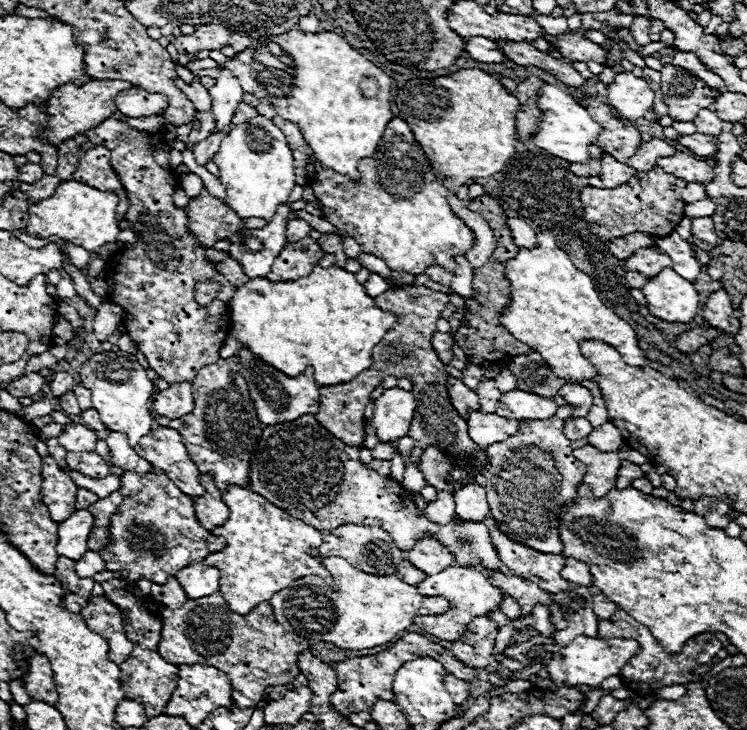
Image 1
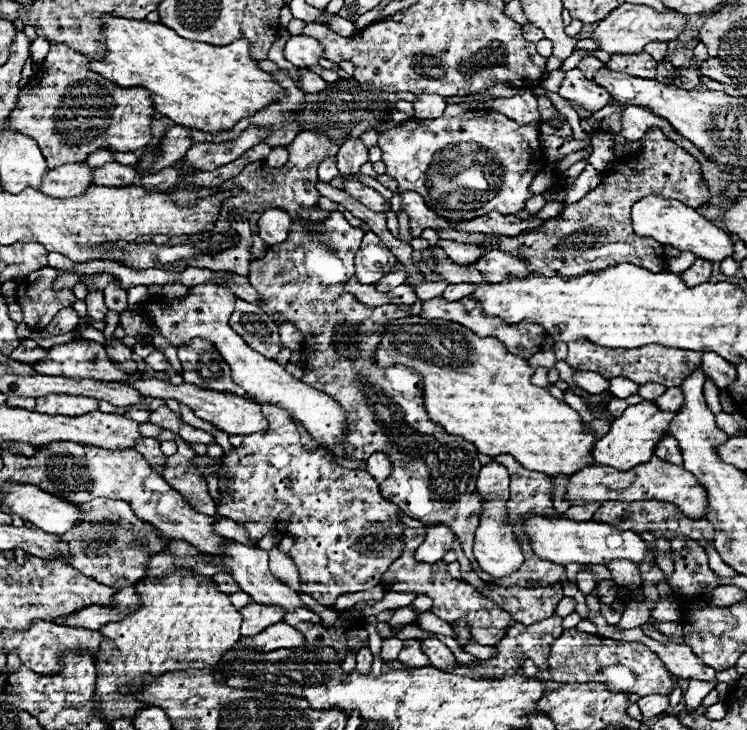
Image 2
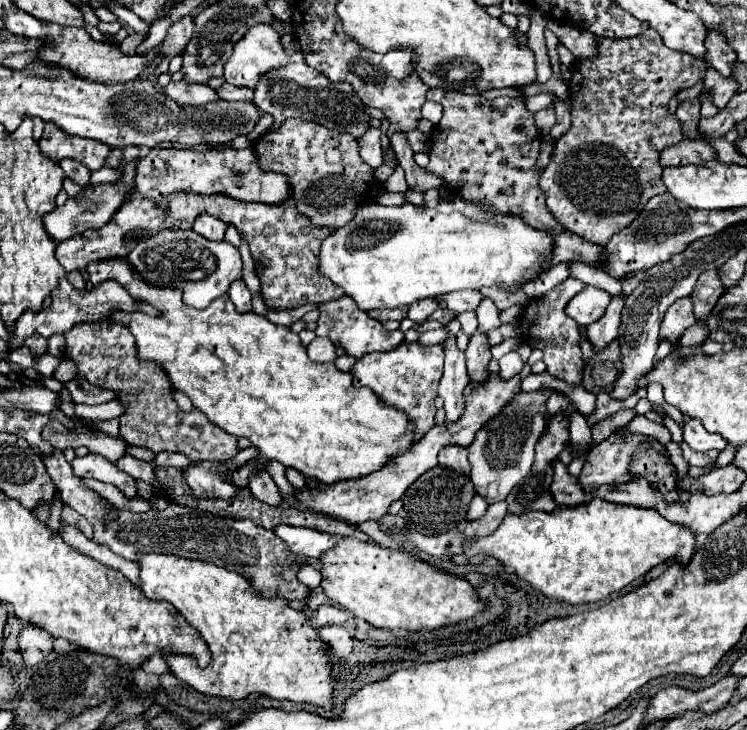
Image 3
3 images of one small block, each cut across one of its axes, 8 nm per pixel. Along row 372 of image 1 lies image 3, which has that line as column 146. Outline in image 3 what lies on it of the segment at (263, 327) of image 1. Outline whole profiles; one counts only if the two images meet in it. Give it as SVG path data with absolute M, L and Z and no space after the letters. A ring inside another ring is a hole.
M124 260L91 262L86 271L94 286L100 280L116 278L120 284L124 284L124 288L128 288L128 292L132 292L132 296L160 310L158 316L134 312L132 316L112 316L112 320L130 328L136 338L140 360L162 364L172 386L184 392L192 400L194 408L202 410L208 420L212 420L212 424L224 432L238 438L246 436L268 460L276 460L286 468L296 468L308 478L332 484L338 480L368 476L412 448L416 432L406 412L384 404L370 388L354 388L352 374L340 372L334 362L312 362L298 334L294 334L290 328L276 326L266 316L254 312L238 314L228 296L216 298L206 312L190 308L182 302L180 292L172 292L172 288L152 288L150 284L144 284L144 280L136 280L136 272L132 274L132 268L128 268Z

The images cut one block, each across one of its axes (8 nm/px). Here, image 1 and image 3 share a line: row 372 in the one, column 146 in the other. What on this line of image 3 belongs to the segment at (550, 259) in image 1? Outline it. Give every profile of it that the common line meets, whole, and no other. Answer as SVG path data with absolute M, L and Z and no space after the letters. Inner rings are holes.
M148 554L140 556L138 564L142 592L146 594L146 598L170 602L188 620L188 624L192 624L200 632L200 636L206 640L212 652L212 664L206 668L198 668L192 656L168 656L166 662L176 678L180 678L200 694L218 696L226 700L242 700L248 694L262 694L272 700L310 702L326 710L332 708L332 682L338 680L338 676L334 676L332 672L334 660L330 654L330 646L316 634L308 618L302 612L294 610L286 600L266 600L264 596L256 594L256 590L244 576L200 560L182 560L176 556Z

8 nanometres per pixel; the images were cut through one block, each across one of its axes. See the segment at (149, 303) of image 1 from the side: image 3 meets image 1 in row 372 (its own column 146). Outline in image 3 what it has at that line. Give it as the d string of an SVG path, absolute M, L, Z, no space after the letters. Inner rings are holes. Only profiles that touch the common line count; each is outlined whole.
M252 148L244 150L208 150L208 152L194 152L194 150L150 150L150 154L142 160L138 160L136 166L136 190L148 198L148 200L164 200L168 194L184 190L184 192L200 192L200 194L212 194L212 192L224 192L226 196L232 196L236 200L244 202L264 202L264 204L282 204L292 196L292 186L288 182L288 176L266 172L260 168L258 158Z

